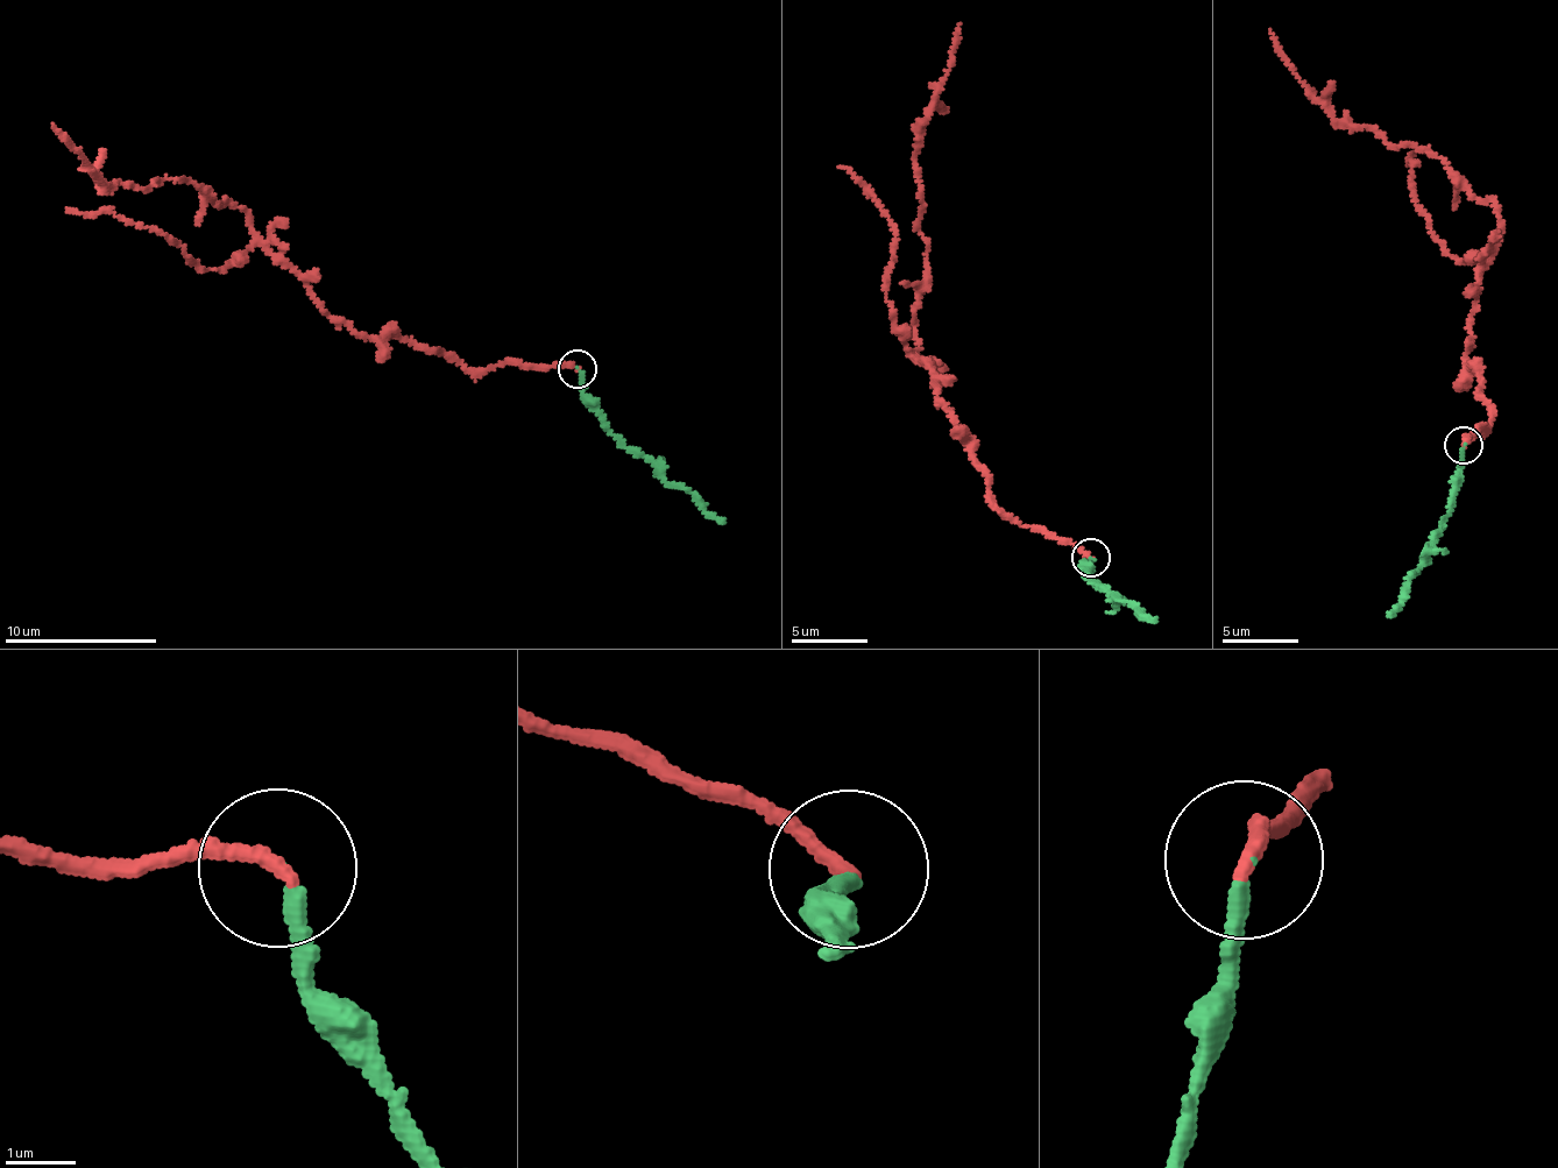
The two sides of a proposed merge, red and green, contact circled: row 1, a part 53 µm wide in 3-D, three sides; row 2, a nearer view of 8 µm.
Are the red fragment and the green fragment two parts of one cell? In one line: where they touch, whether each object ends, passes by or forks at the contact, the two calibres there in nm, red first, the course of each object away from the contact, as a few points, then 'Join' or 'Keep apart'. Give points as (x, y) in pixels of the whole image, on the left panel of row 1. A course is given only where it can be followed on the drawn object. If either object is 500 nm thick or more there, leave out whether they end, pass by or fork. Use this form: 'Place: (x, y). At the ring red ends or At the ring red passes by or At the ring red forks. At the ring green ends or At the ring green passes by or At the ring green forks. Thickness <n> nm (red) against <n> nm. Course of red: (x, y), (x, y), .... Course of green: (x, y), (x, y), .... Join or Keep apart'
Place: (576, 368). At the ring red ends. At the ring green ends. Thickness 240 nm (red) against 200 nm. Course of red: (576, 367), (462, 368), (394, 334), (362, 337), (234, 204), (186, 181), (100, 189), (52, 124). Course of green: (576, 367), (583, 397), (615, 434), (649, 458), (668, 482), (681, 485), (706, 514), (722, 519). Join

